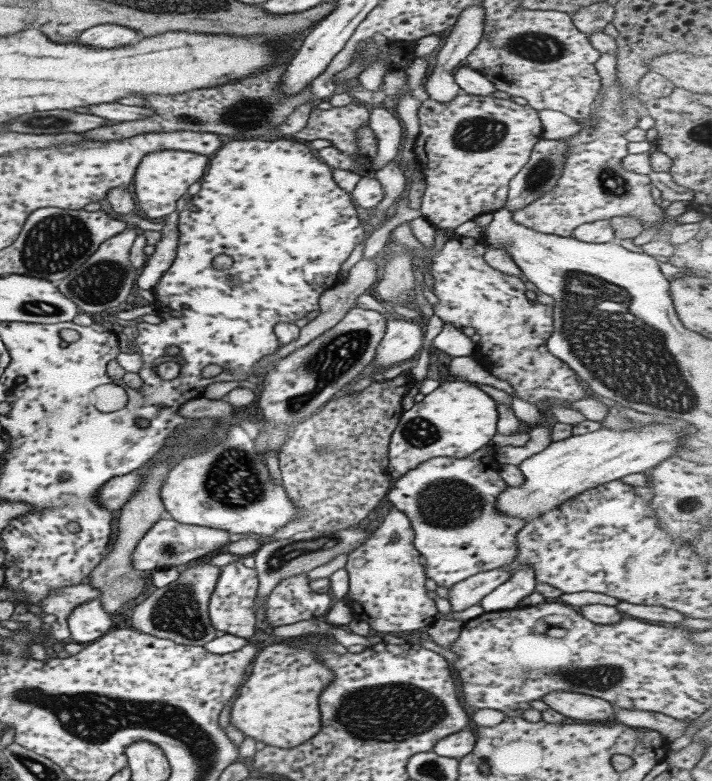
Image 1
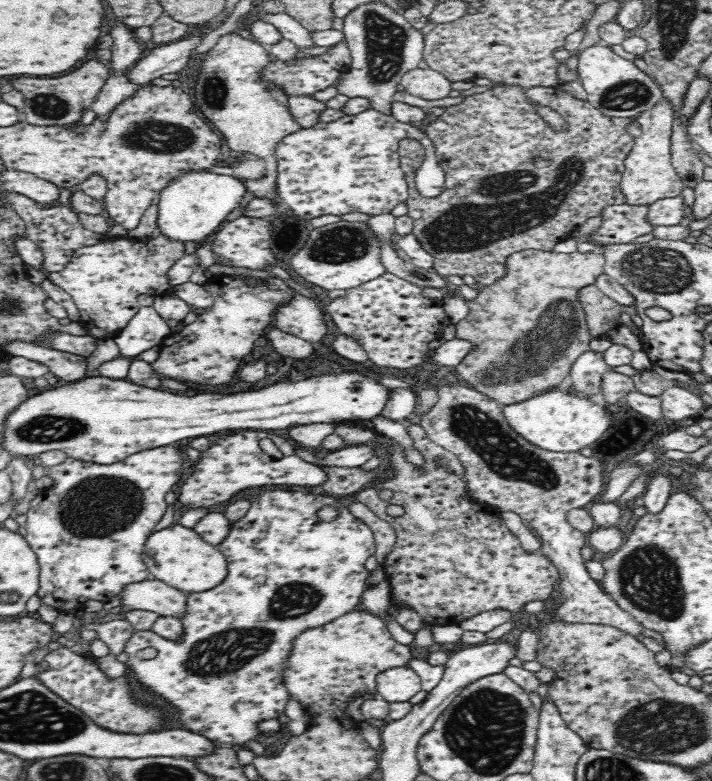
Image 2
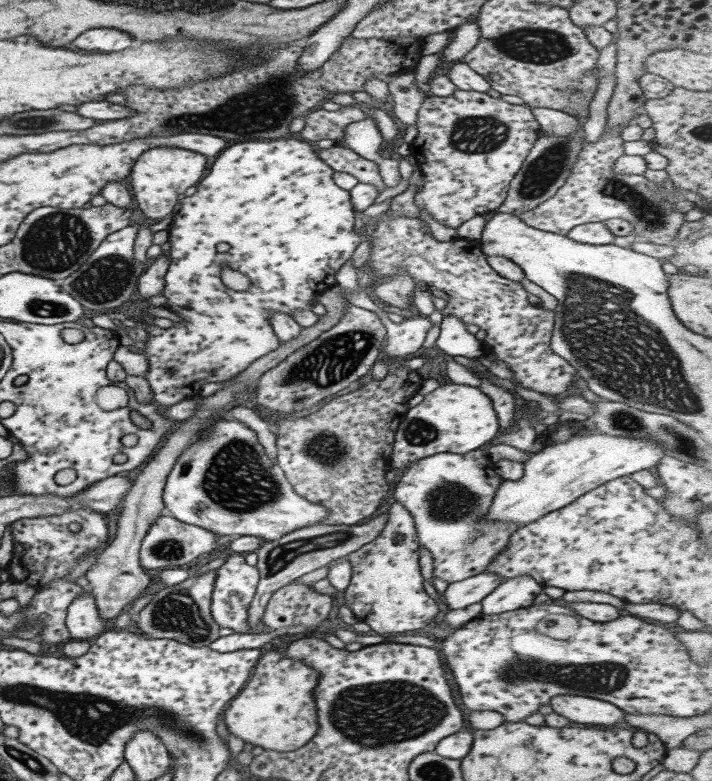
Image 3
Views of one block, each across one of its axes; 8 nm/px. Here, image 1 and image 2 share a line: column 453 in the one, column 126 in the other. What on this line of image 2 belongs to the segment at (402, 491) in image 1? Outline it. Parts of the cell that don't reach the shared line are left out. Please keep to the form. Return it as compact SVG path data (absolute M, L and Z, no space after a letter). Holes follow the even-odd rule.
M168 445L160 448L152 448L143 450L132 456L128 456L121 462L110 465L100 465L96 462L83 462L76 458L68 457L65 462L54 467L46 468L45 475L52 481L52 484L45 490L41 490L38 498L34 500L30 506L31 510L26 514L26 541L32 550L36 553L38 561L40 561L40 588L37 592L38 598L43 604L52 606L58 611L66 614L73 614L83 609L85 602L88 600L100 600L100 602L108 602L112 597L120 594L124 585L140 582L151 578L148 567L142 557L144 543L147 541L148 535L154 530L154 526L160 522L164 511L166 510L166 494L172 490L172 486L179 481L178 472L182 470L182 458L178 455L178 448Z

